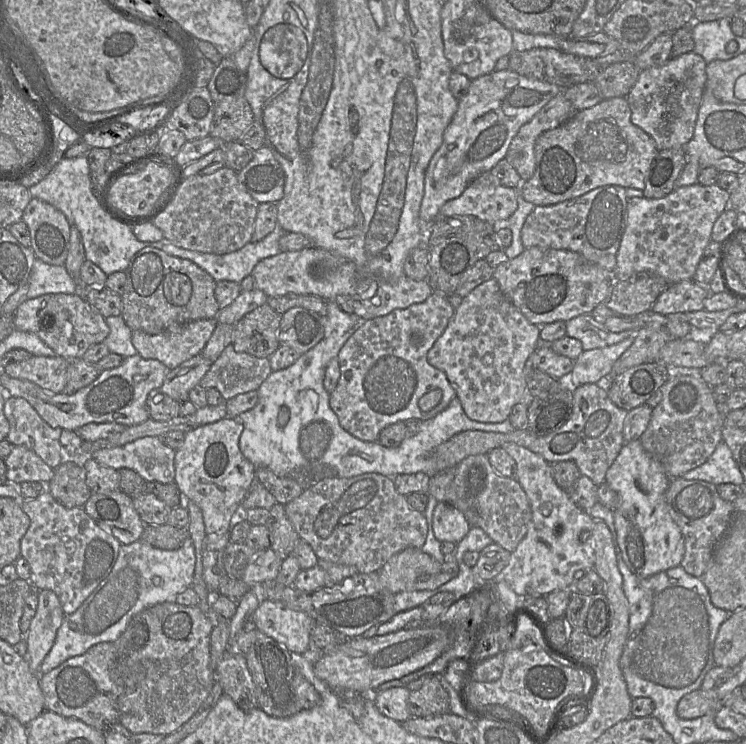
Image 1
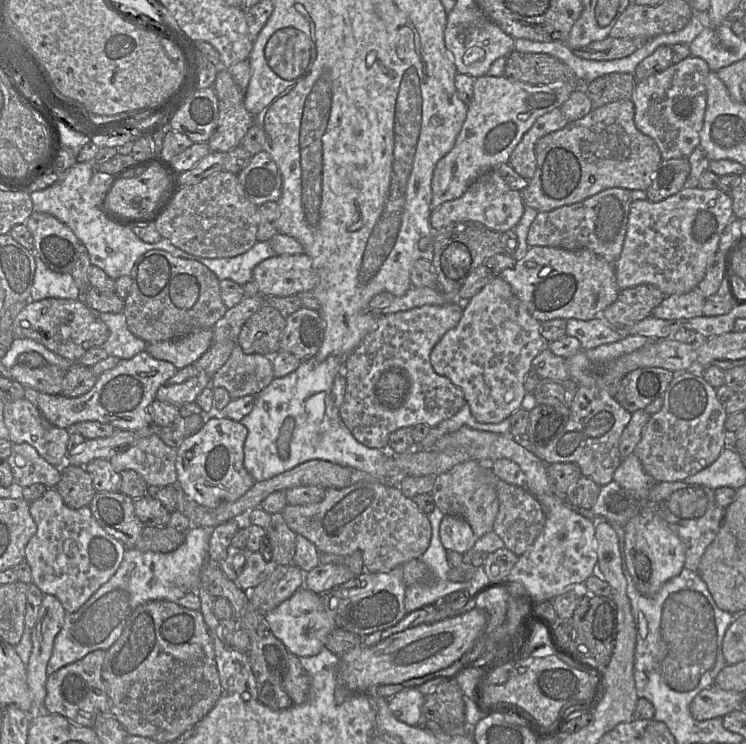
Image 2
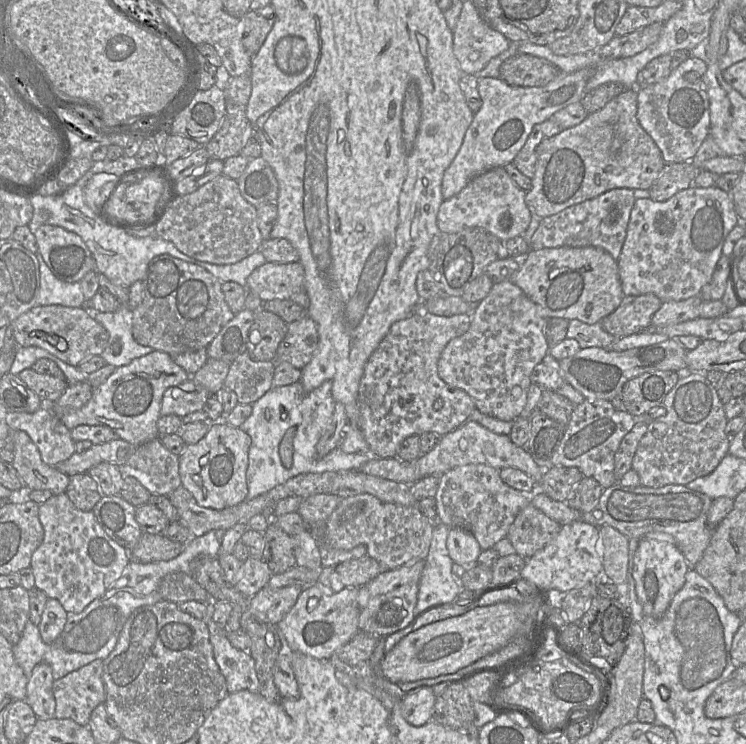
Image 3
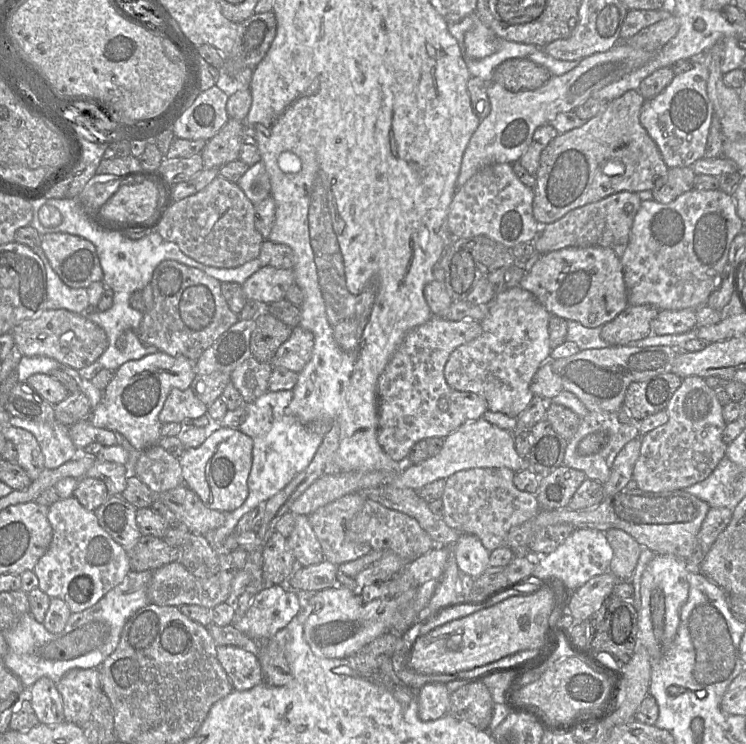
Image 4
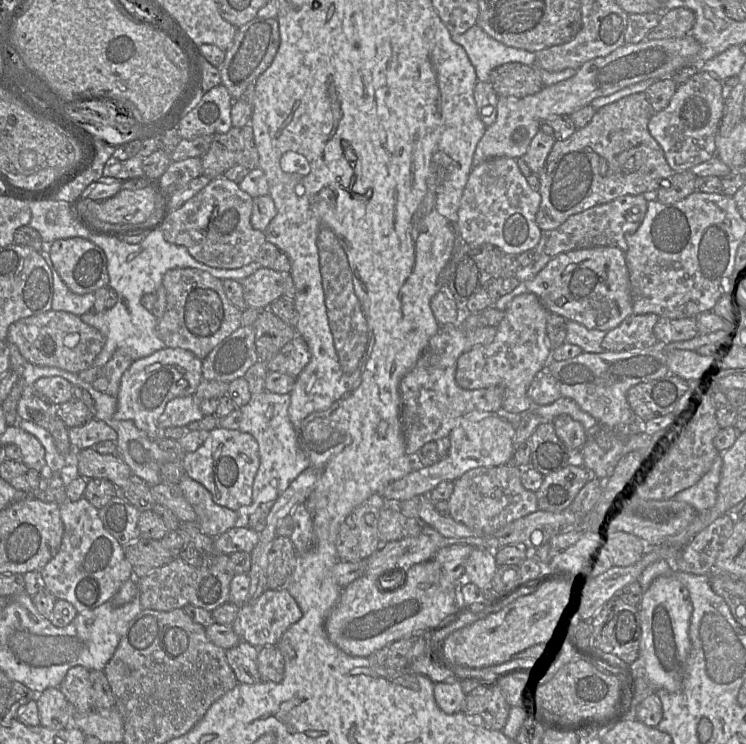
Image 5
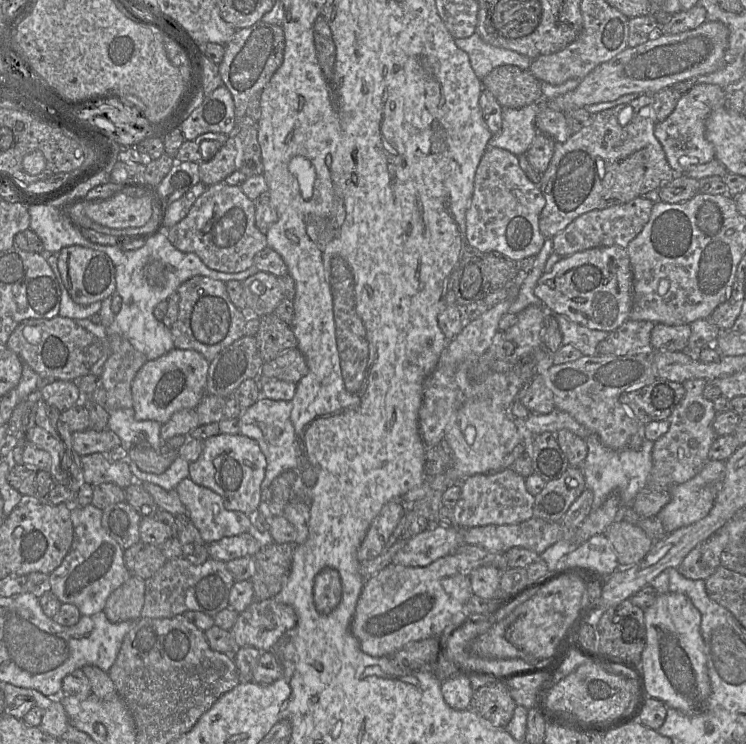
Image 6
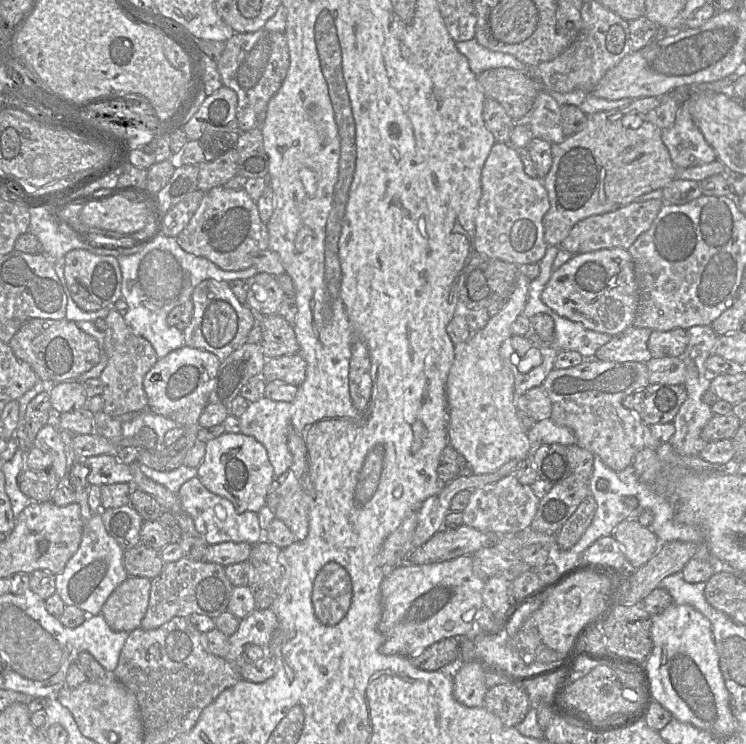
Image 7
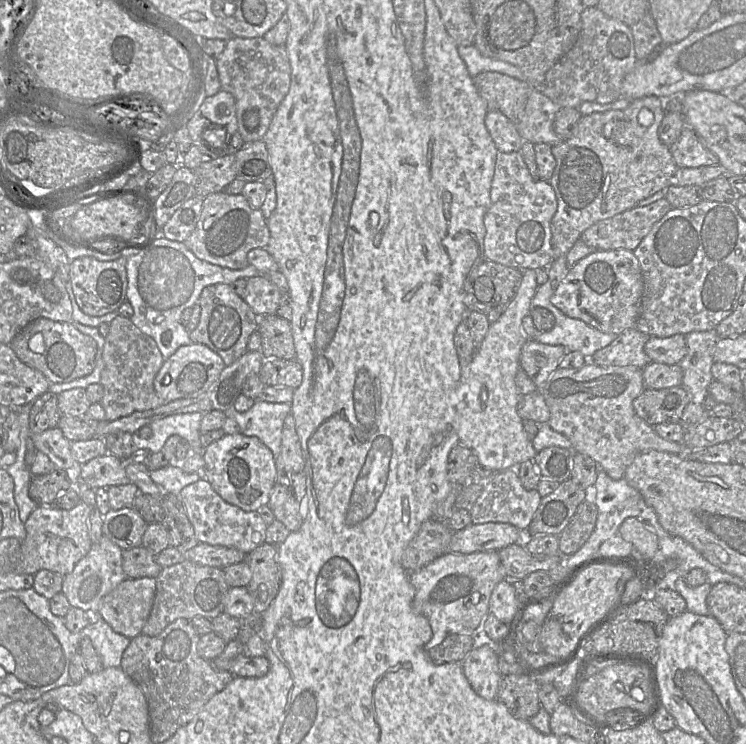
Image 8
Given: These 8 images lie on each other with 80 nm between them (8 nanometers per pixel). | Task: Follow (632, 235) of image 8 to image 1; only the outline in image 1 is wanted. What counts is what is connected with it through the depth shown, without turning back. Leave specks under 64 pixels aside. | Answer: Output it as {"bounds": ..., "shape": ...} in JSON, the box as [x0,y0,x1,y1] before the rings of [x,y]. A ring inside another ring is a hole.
{"bounds":[521,186,627,273],"shape":[[[602,186],[577,198],[548,206],[535,206],[521,229],[525,248],[568,250],[612,273],[627,221],[626,188]]]}

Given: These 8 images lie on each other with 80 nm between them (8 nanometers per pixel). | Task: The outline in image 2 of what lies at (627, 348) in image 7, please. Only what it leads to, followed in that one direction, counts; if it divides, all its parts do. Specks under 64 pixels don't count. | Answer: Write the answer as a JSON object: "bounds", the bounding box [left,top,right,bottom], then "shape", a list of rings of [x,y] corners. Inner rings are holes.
{"bounds":[602,284,665,328],"shape":[[[651,284],[623,289],[617,299],[603,310],[602,318],[614,328],[623,328],[650,316],[664,298],[665,294]]]}

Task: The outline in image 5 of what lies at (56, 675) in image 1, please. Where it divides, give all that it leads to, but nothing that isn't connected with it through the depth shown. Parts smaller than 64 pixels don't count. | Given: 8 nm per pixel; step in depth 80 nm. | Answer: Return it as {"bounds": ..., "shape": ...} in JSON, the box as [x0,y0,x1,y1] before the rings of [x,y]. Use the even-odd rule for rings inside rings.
{"bounds":[59,666,92,714],"shape":[[[83,666],[68,670],[59,689],[78,714],[92,711],[92,685],[90,671]]]}

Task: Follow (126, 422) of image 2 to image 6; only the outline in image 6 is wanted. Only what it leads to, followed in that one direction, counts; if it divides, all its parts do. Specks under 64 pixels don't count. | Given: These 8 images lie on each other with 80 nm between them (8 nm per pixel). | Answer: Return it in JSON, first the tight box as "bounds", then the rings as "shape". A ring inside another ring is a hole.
{"bounds":[131,348,209,424],"shape":[[[176,348],[146,362],[136,374],[131,388],[135,418],[164,424],[180,410],[196,409],[207,391],[209,363],[196,351]]]}

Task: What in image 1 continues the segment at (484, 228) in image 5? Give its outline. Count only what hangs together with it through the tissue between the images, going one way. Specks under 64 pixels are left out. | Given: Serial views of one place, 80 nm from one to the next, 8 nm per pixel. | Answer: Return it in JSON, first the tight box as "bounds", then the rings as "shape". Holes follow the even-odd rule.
{"bounds":[439,172,518,224],"shape":[[[489,172],[476,177],[463,191],[440,209],[439,216],[475,216],[492,224],[502,224],[517,209],[518,189],[503,186]]]}

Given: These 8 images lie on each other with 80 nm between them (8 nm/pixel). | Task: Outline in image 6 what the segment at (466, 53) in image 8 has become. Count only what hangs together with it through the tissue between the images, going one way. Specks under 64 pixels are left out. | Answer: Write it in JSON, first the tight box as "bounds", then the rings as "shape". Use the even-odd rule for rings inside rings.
{"bounds":[455,32,532,80],"shape":[[[475,32],[469,38],[455,39],[456,45],[465,51],[476,76],[483,80],[494,68],[514,65],[529,70],[532,60],[512,50],[492,46]]]}

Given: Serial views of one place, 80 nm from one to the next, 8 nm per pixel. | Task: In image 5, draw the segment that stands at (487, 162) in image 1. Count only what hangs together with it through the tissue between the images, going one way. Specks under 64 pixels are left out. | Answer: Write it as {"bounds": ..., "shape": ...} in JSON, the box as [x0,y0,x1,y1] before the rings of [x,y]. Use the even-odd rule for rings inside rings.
{"bounds":[473,35,700,167],"shape":[[[691,35],[679,38],[644,39],[636,44],[624,44],[605,57],[587,61],[571,78],[551,86],[544,86],[536,94],[523,98],[498,97],[496,120],[486,127],[476,146],[473,167],[494,157],[521,158],[545,121],[556,116],[571,115],[596,98],[609,96],[641,81],[671,77],[681,68],[697,64],[700,49],[699,42]]]}

